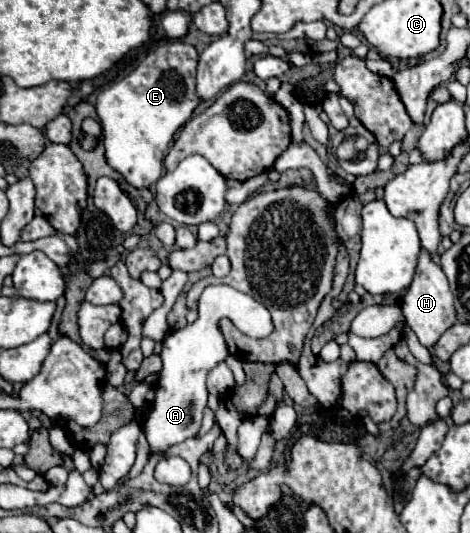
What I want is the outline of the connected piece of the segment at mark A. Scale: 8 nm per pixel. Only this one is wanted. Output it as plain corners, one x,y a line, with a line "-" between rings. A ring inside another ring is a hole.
211,285
203,291
199,299
199,317
195,323
185,325
183,329
171,331
163,341
163,371
159,381
155,383
155,403
151,403
151,411
143,425
151,451
165,451
167,447
185,441
187,437
197,435
201,427
201,415
207,407
207,387
205,377
207,373
225,357
229,355
227,343
219,331
219,321
226,317
245,335
254,338
265,338
273,331
273,323
269,311
261,307
249,295
225,287
225,285

